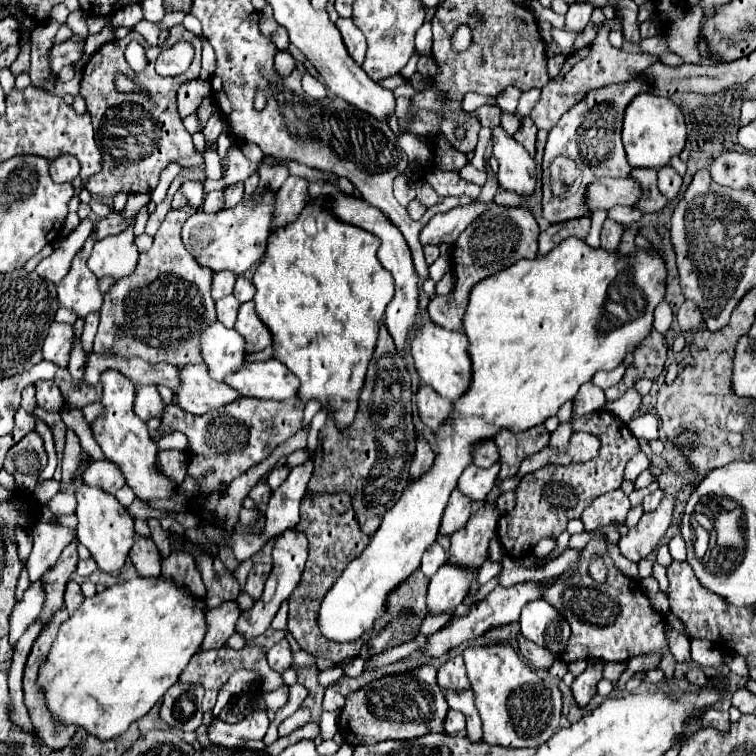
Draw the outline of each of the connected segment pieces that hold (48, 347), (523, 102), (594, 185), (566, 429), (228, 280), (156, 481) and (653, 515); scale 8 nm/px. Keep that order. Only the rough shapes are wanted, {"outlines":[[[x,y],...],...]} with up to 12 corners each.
{"outlines":[[[53,322],[43,344],[43,358],[67,366],[71,324]],[[539,88],[521,94],[517,114],[529,116],[541,98]],[[599,178],[587,186],[589,210],[631,206],[639,186],[631,178]],[[571,420],[559,424],[549,446],[565,452],[571,438]],[[213,274],[211,294],[221,300],[233,292],[235,274]],[[103,370],[105,416],[91,424],[105,458],[147,502],[173,498],[157,444],[133,410],[135,384]],[[671,496],[619,538],[621,554],[639,562],[671,524]]]}

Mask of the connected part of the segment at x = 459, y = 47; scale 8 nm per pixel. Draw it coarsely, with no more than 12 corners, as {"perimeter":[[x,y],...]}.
{"perimeter":[[461,24],[451,34],[455,52],[465,52],[473,44],[471,28]]}

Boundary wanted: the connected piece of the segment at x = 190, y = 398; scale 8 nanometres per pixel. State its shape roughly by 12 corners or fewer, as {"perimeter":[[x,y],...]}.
{"perimeter":[[205,364],[179,370],[179,408],[207,414],[241,398]]}

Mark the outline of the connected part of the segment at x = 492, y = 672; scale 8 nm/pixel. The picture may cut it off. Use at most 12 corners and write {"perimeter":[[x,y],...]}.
{"perimeter":[[507,642],[463,658],[485,742],[537,748],[555,734],[559,688]]}

